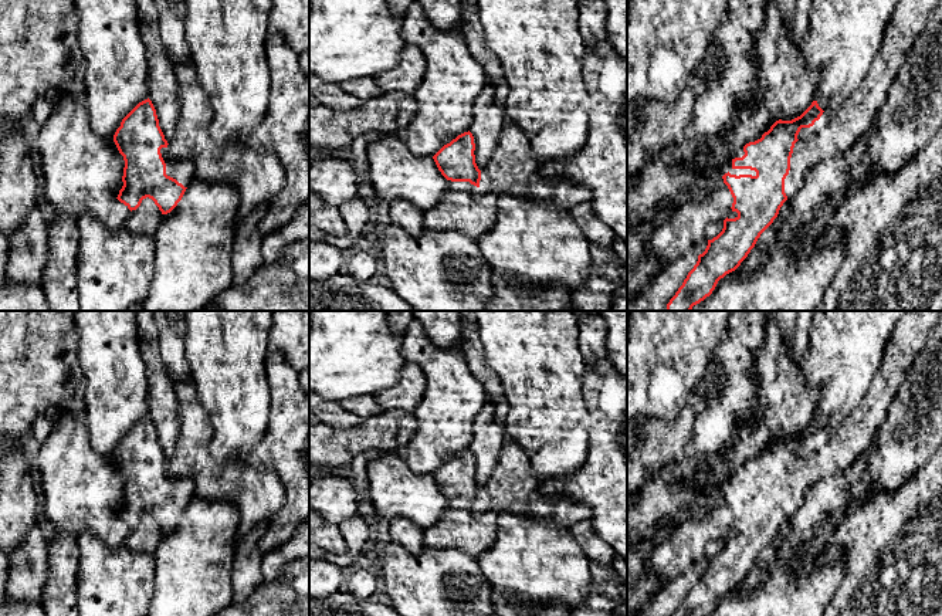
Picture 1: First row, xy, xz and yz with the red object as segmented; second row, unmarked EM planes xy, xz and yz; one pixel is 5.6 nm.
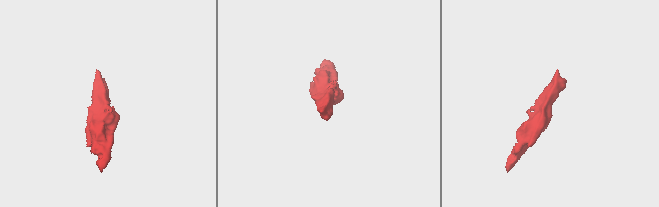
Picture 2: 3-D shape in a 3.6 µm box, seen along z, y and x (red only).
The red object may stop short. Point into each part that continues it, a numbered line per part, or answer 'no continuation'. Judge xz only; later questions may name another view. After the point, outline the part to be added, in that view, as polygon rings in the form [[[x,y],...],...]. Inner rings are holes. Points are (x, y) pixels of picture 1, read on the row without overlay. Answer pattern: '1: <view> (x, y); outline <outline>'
1: xz (464, 525); outline [[[451,500],[441,518],[423,529],[423,542],[430,549],[458,549],[478,558],[497,539],[497,512],[470,500]]]

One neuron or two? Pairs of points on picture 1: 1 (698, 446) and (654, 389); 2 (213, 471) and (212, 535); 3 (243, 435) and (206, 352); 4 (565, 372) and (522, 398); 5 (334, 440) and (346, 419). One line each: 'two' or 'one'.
1: two
2: two
3: one
4: one
5: two

